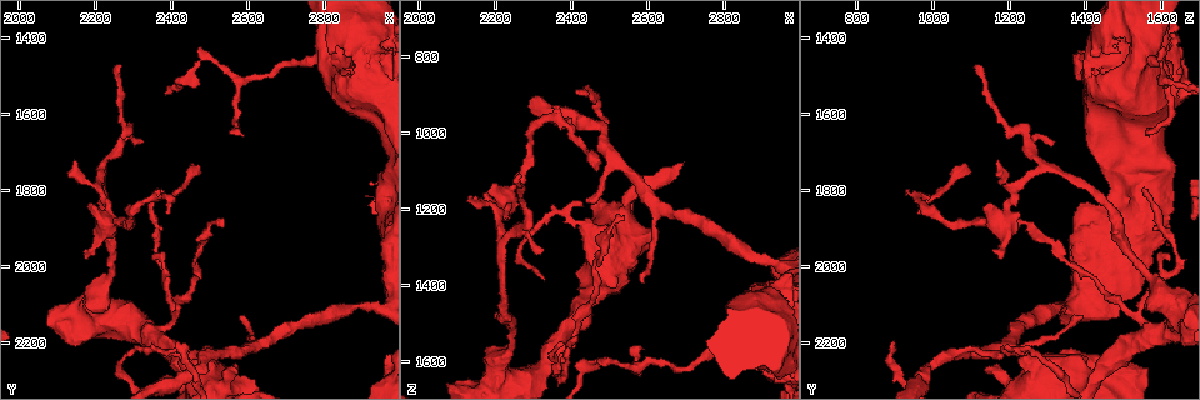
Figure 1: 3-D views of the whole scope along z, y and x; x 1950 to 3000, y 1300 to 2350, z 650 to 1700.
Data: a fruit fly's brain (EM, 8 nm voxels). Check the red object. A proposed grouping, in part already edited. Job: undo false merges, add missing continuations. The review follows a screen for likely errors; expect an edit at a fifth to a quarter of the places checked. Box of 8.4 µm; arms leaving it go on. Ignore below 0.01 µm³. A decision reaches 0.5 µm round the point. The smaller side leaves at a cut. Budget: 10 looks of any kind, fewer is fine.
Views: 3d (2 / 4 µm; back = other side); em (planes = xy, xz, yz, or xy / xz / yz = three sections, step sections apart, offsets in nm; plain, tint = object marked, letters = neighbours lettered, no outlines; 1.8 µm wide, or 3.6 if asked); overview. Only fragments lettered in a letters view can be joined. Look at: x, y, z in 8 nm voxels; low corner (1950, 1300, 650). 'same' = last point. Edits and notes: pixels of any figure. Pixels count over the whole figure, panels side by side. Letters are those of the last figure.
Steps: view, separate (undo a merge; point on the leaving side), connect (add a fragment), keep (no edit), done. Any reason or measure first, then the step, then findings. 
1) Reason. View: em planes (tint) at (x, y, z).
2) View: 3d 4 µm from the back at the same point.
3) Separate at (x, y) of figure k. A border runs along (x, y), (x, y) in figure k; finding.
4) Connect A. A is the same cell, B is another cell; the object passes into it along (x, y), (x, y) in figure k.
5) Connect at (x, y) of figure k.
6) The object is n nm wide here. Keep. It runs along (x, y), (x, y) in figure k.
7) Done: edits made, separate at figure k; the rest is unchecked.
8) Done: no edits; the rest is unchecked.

Thin arm on a thick one. View: em xz step 4 (tint) at (2355, 2180, 1565).

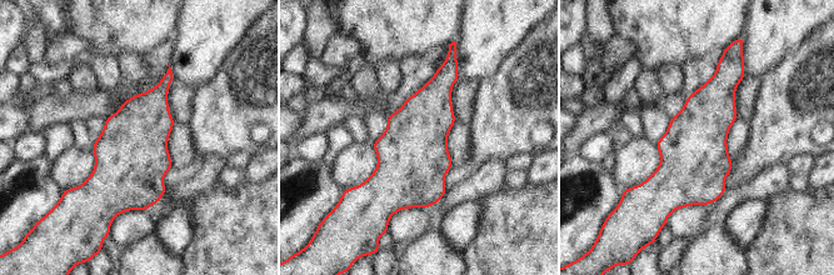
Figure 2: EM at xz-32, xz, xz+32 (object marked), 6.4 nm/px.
View: em planes (letters) at the same point.

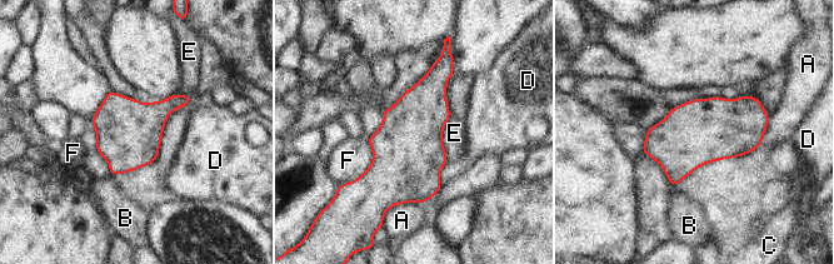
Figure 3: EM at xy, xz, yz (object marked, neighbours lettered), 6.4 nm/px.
The object is 420 nm wide here. Keep. A, B, C, D, E and F are other cells; a border runs along (191, 94), (168, 116), (155, 159) in figure 3; one neuron here.

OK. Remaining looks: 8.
Sudden change in width. View: em planes (tint) at (2400, 2235, 1225).

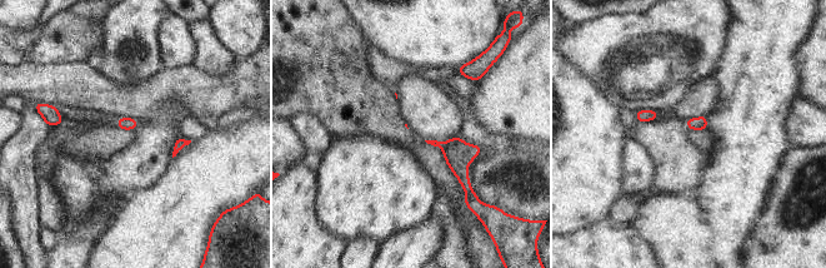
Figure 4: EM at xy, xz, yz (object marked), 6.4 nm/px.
View: em planes (letters) at the same point.

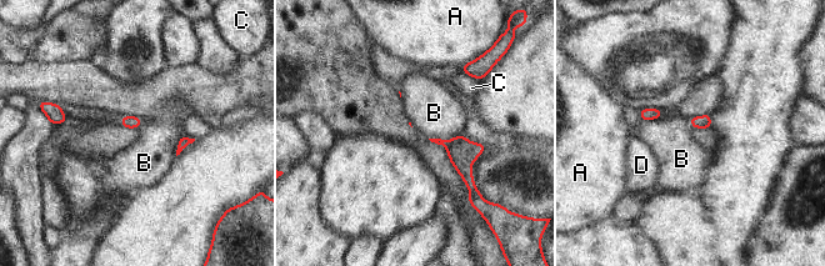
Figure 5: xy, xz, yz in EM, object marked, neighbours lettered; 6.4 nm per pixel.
Separate at (463, 152) of figure 5. A, B, C and D are other cells; a border runs along (450, 140), (445, 146) in figure 5; a second neuron is stuck on.

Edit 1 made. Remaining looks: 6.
Done: edits made, separate at figure 5; the rest is unchecked.

